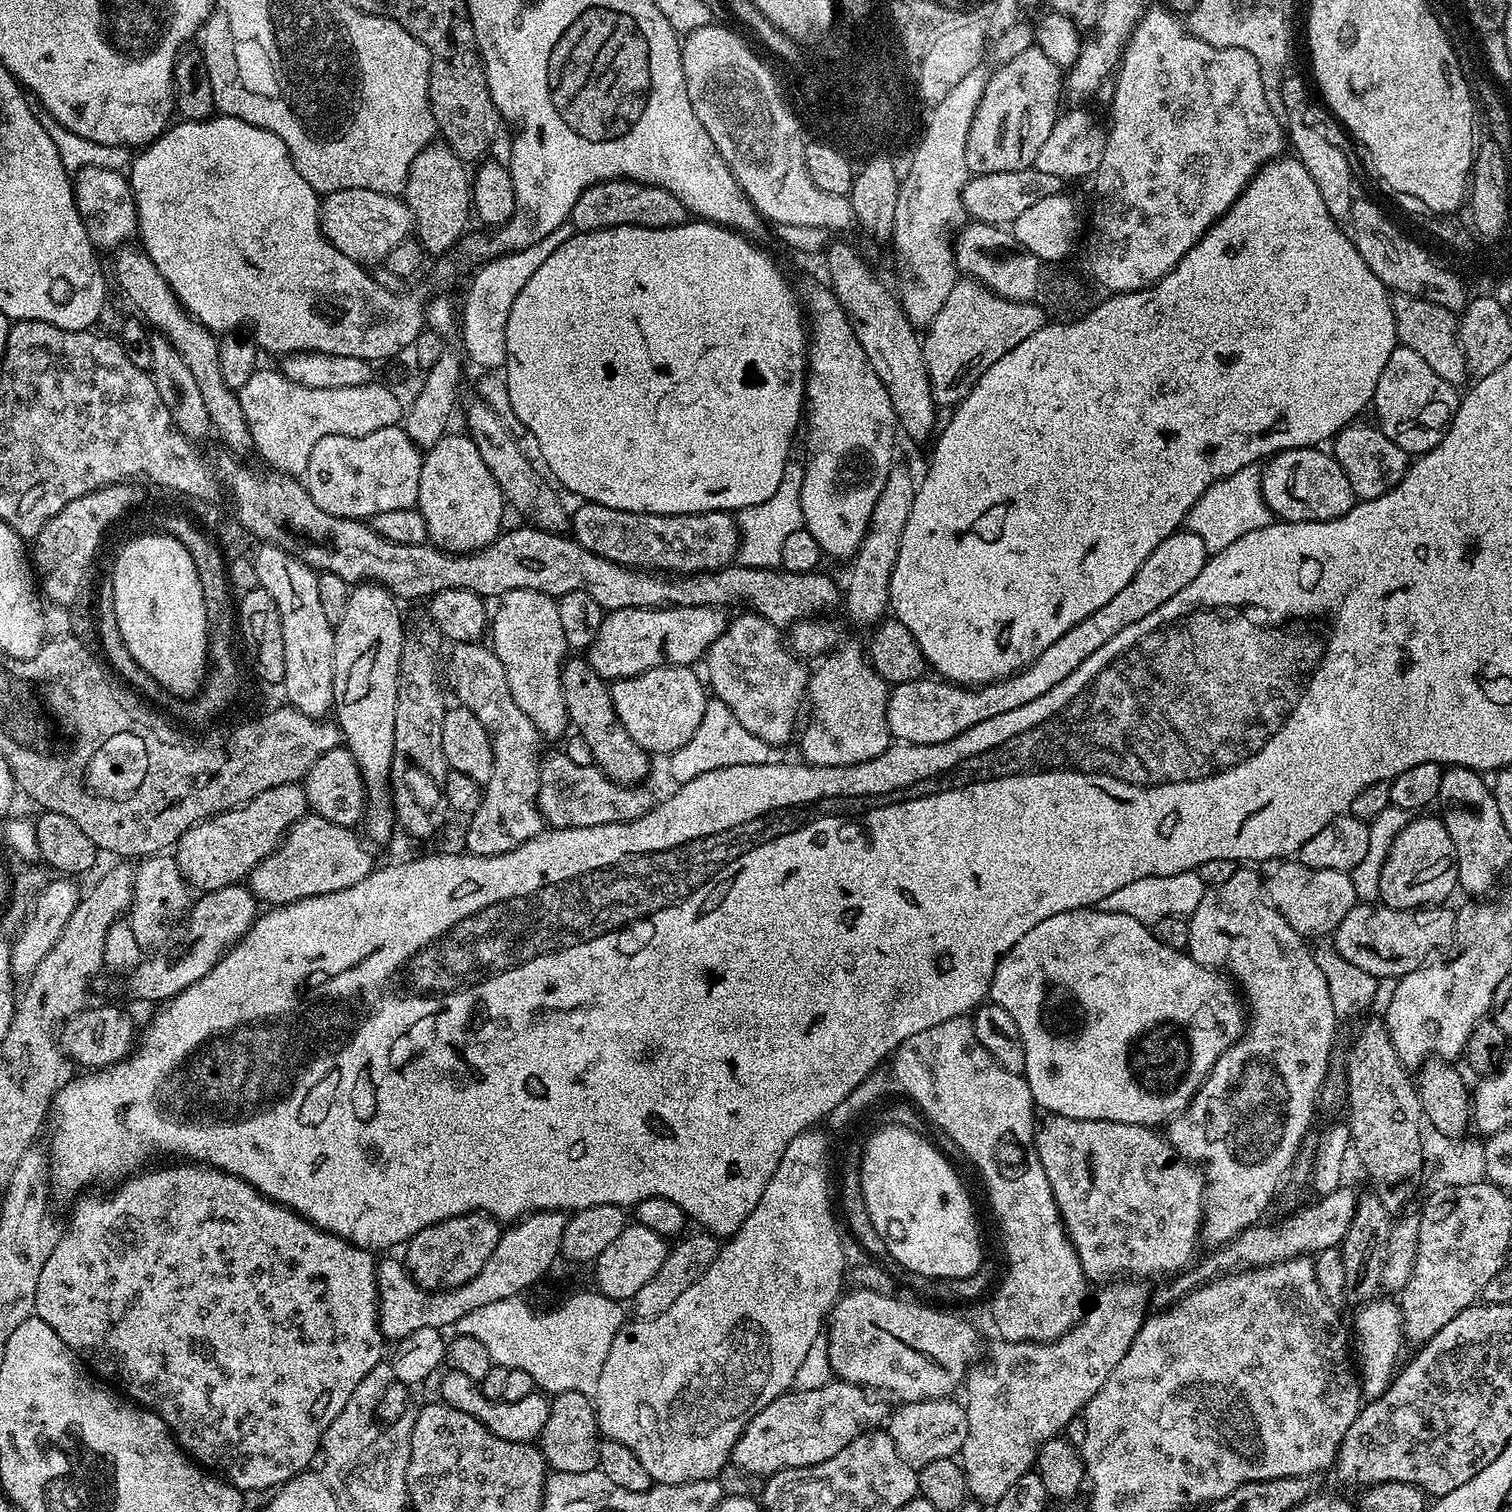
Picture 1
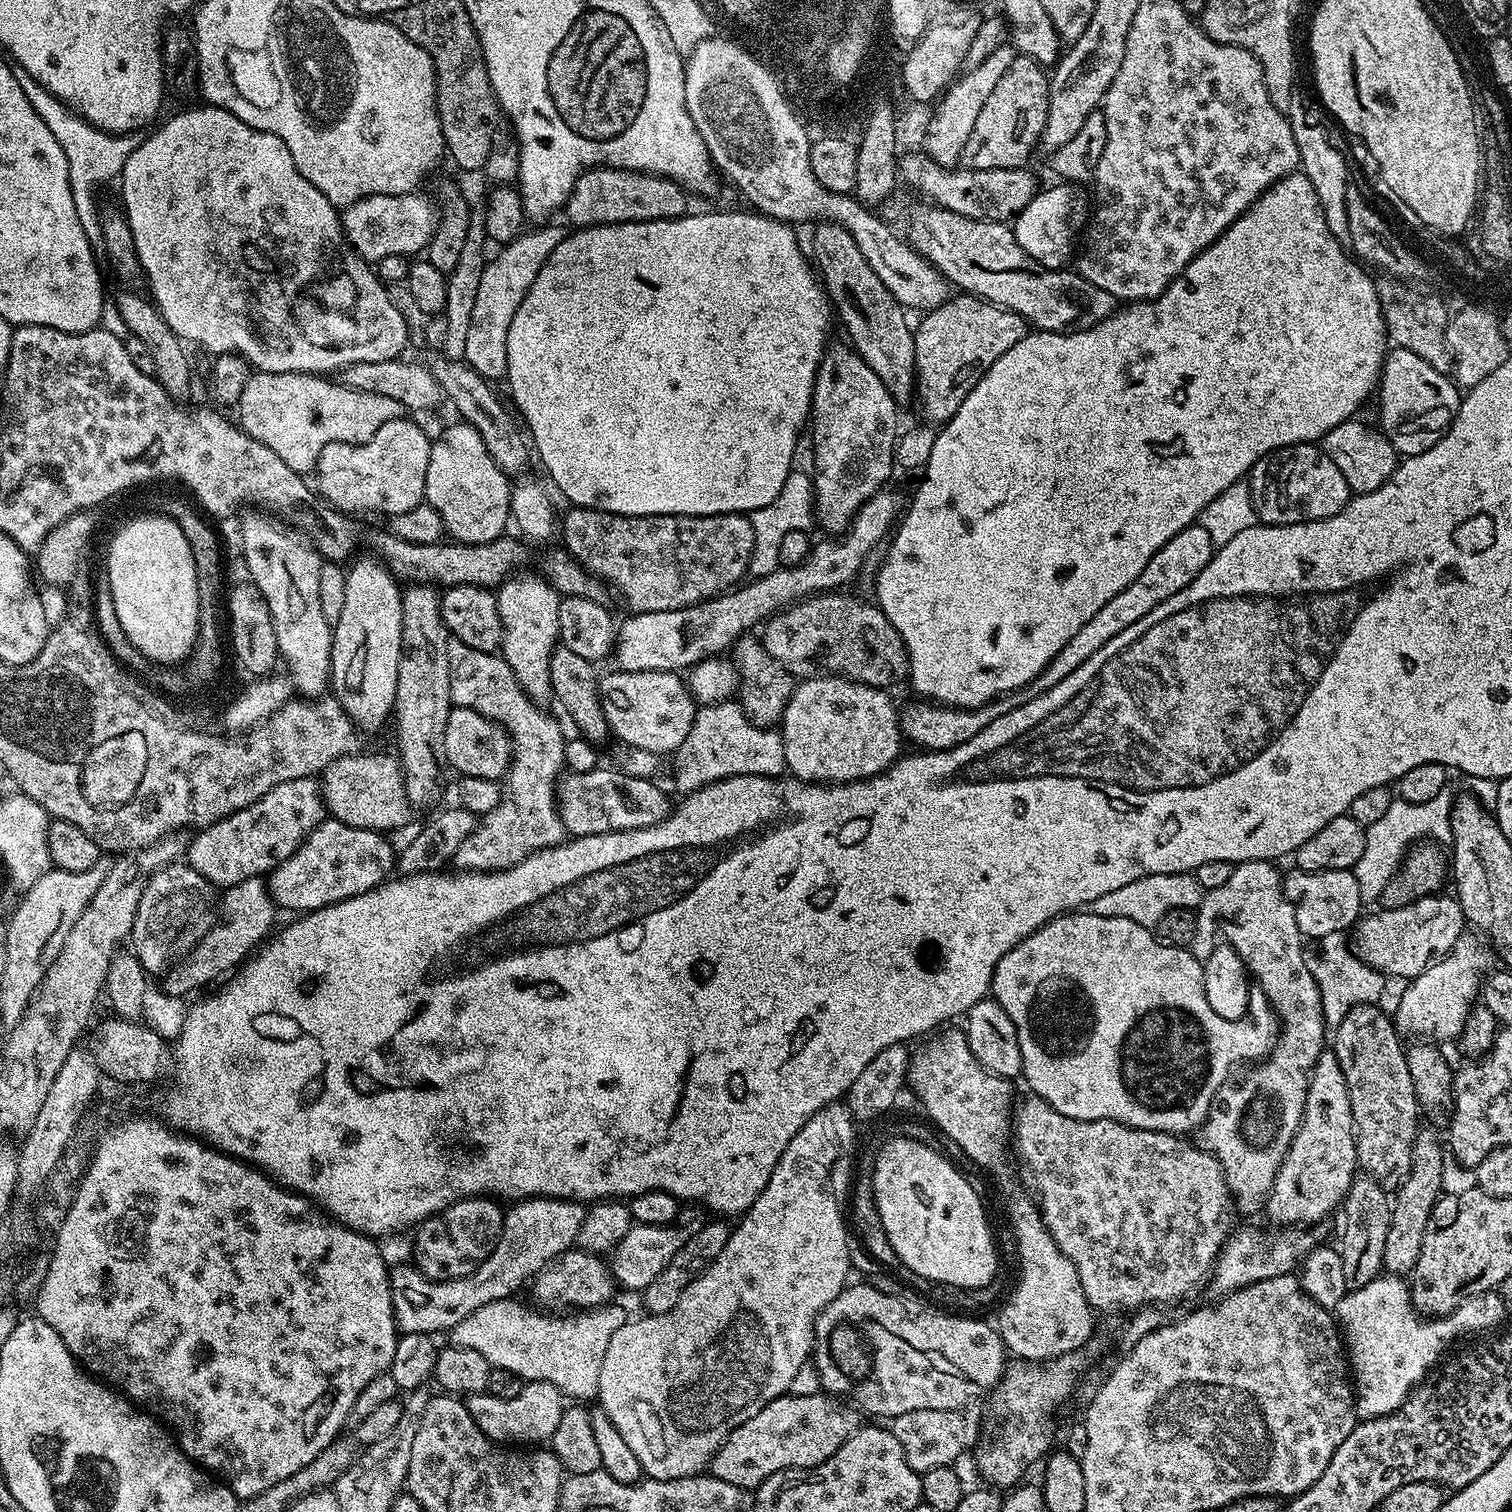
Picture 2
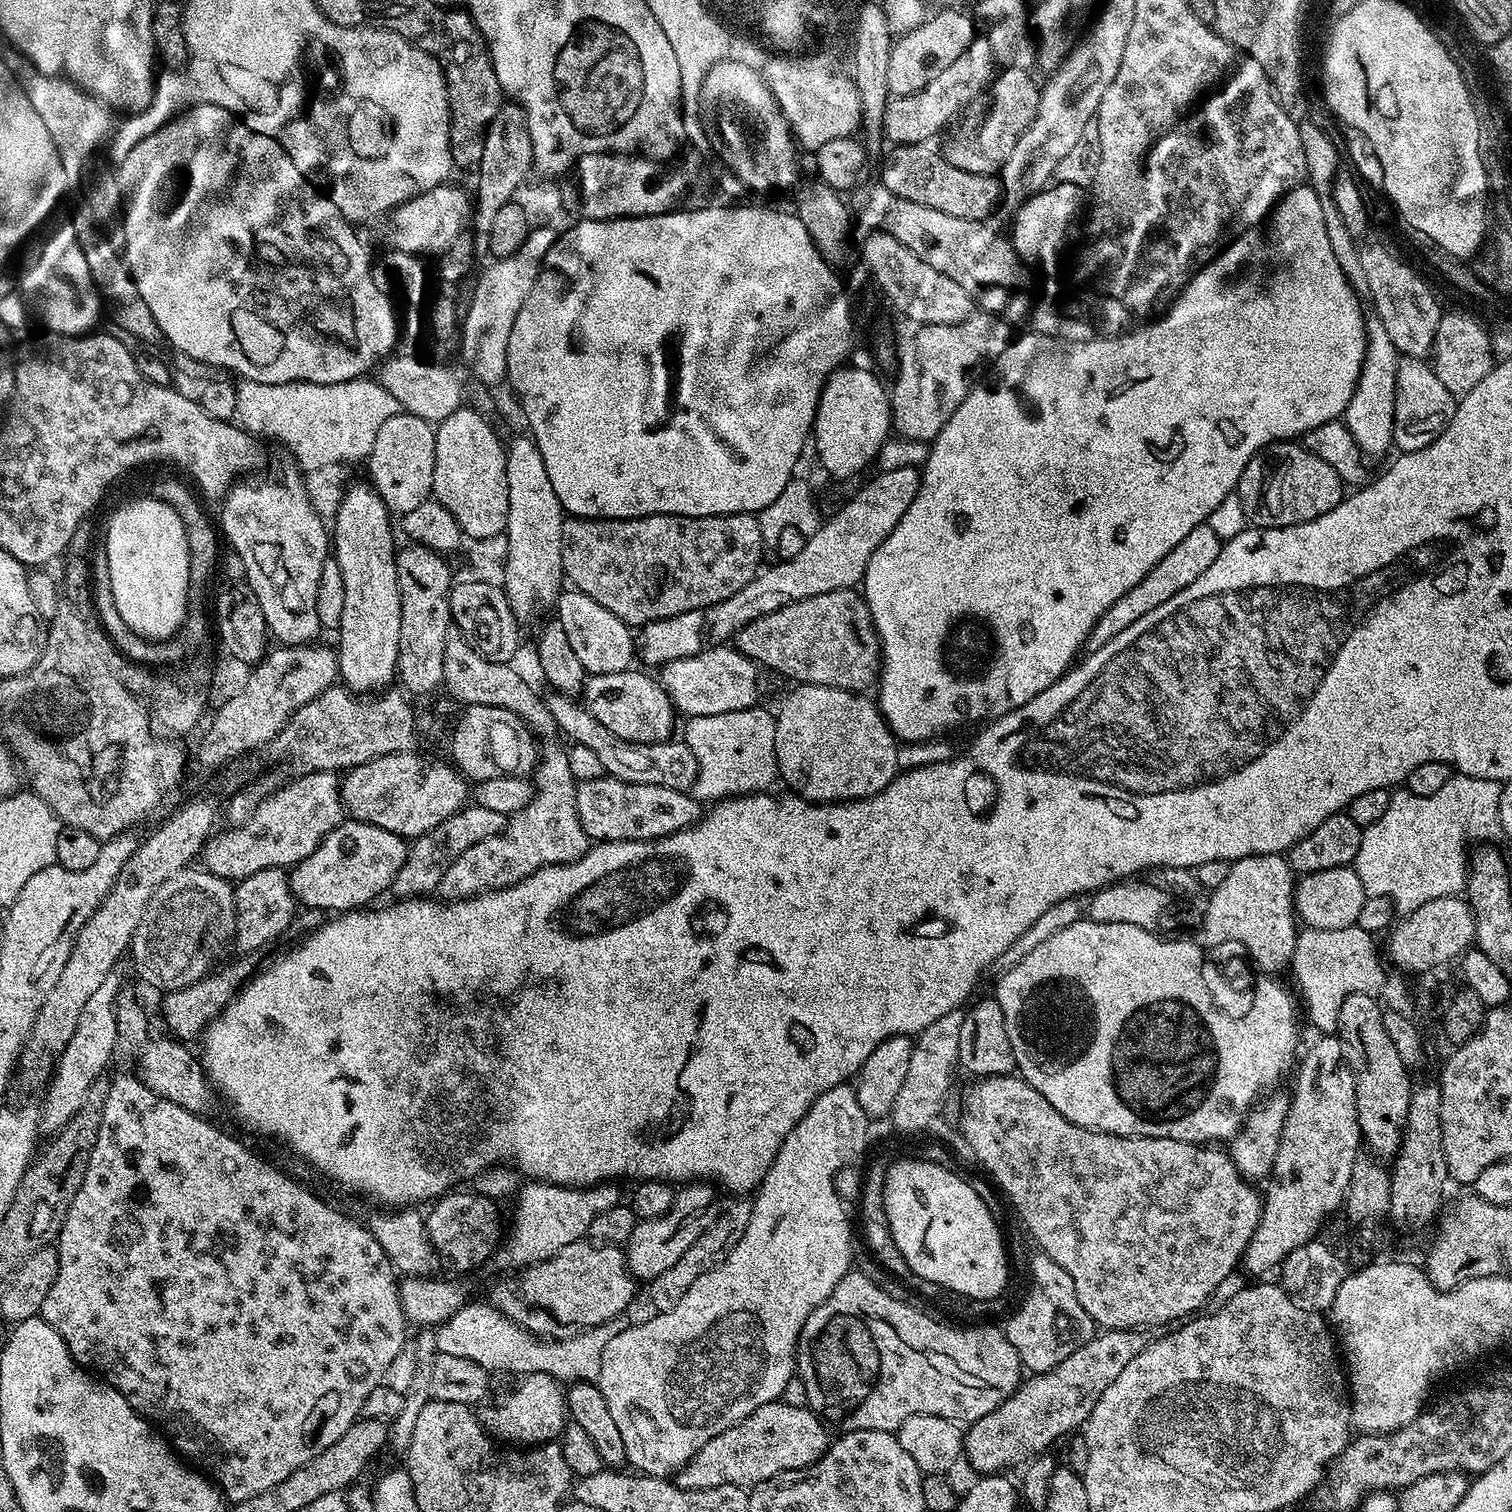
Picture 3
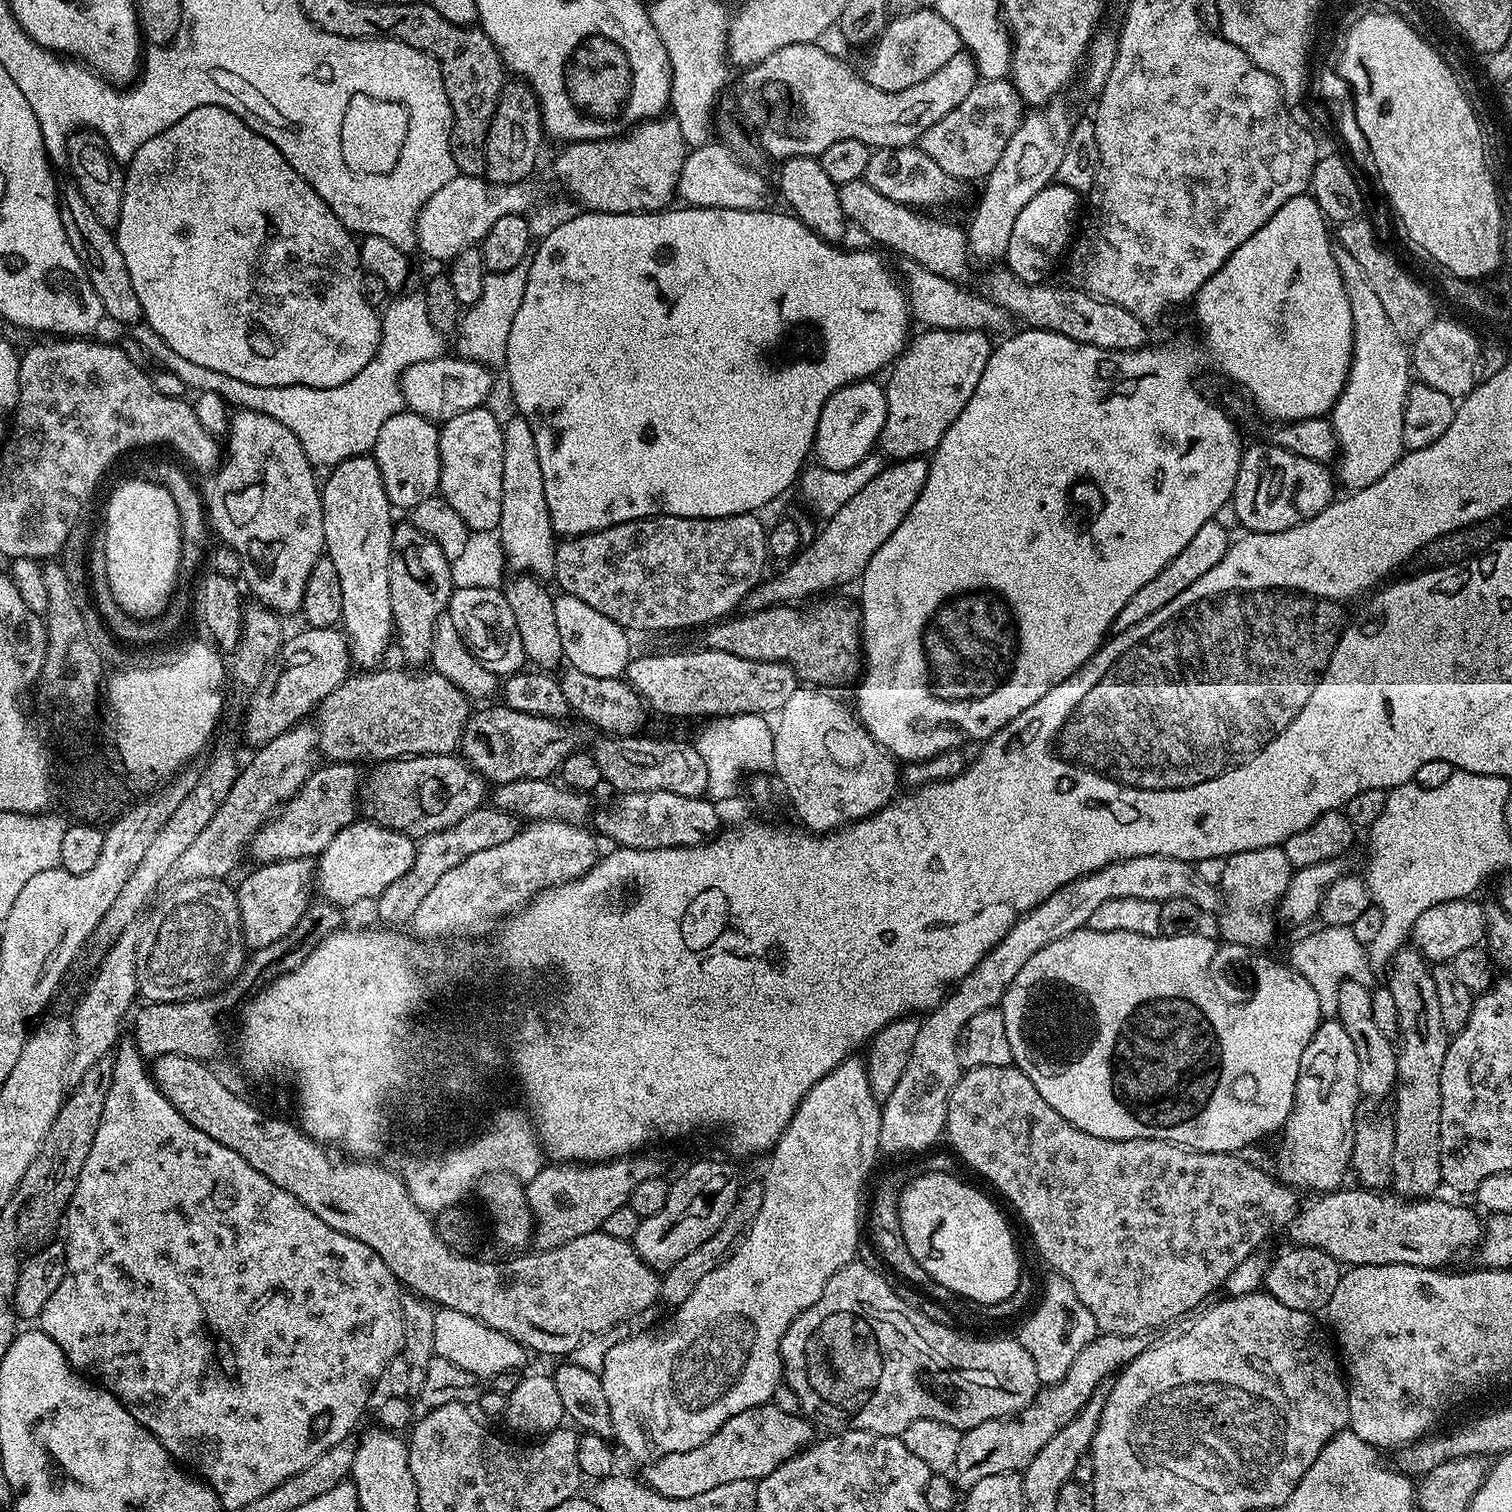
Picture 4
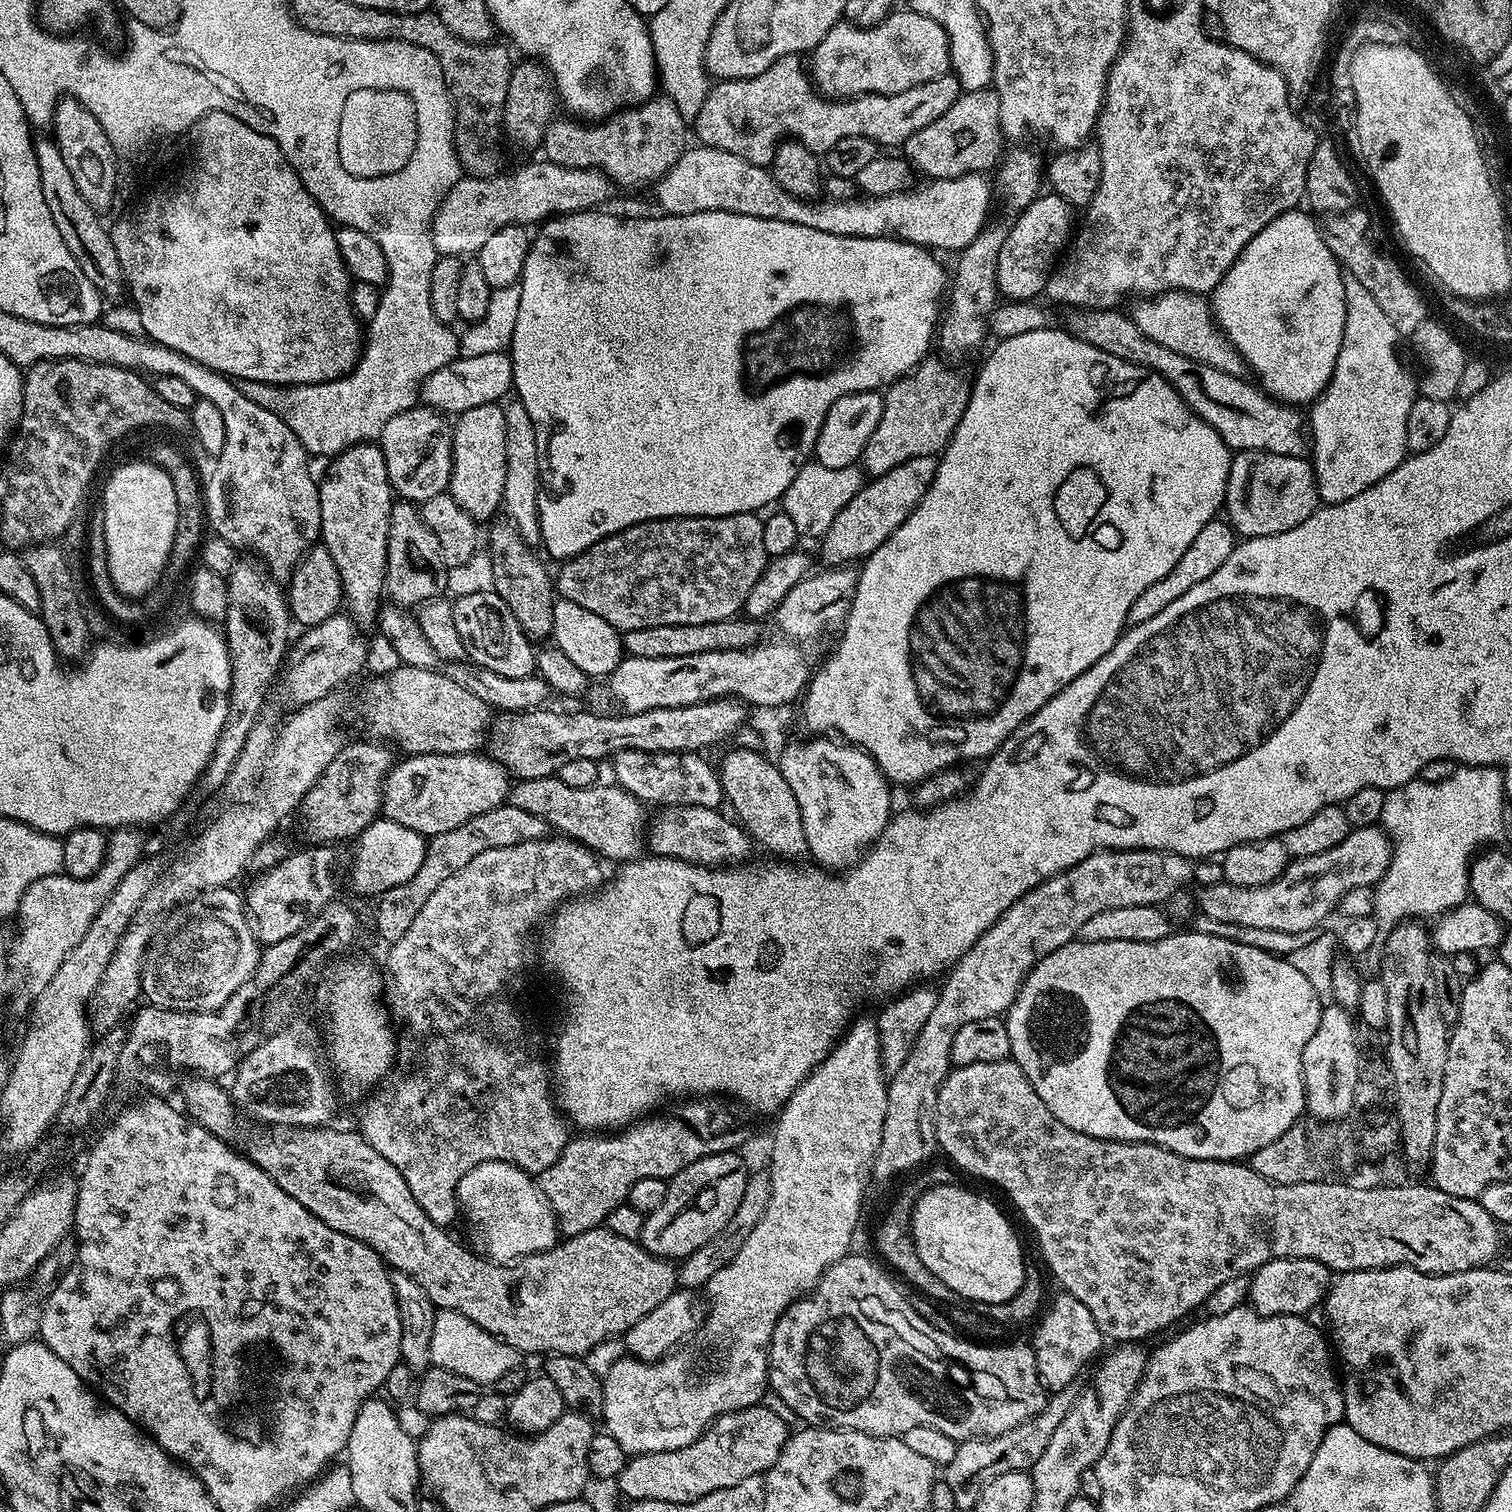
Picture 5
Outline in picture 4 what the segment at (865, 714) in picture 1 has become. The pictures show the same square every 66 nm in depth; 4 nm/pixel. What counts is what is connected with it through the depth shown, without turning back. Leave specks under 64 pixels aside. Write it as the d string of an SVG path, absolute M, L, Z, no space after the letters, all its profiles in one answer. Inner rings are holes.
M798 686L794 690L794 694L790 694L790 698L786 701L786 706L782 706L778 715L774 720L774 731L772 737L774 738L774 762L772 763L774 769L774 776L780 779L782 787L788 791L788 796L792 799L792 808L796 811L796 816L801 825L809 832L823 834L825 832L835 832L849 824L853 820L864 820L867 816L875 816L876 813L881 812L888 804L892 803L894 797L897 795L898 789L898 764L893 757L889 756L888 751L883 748L877 740L870 735L863 724L860 723L860 717L856 715L851 707L848 708L836 696L831 696L831 691L821 690L816 686Z

